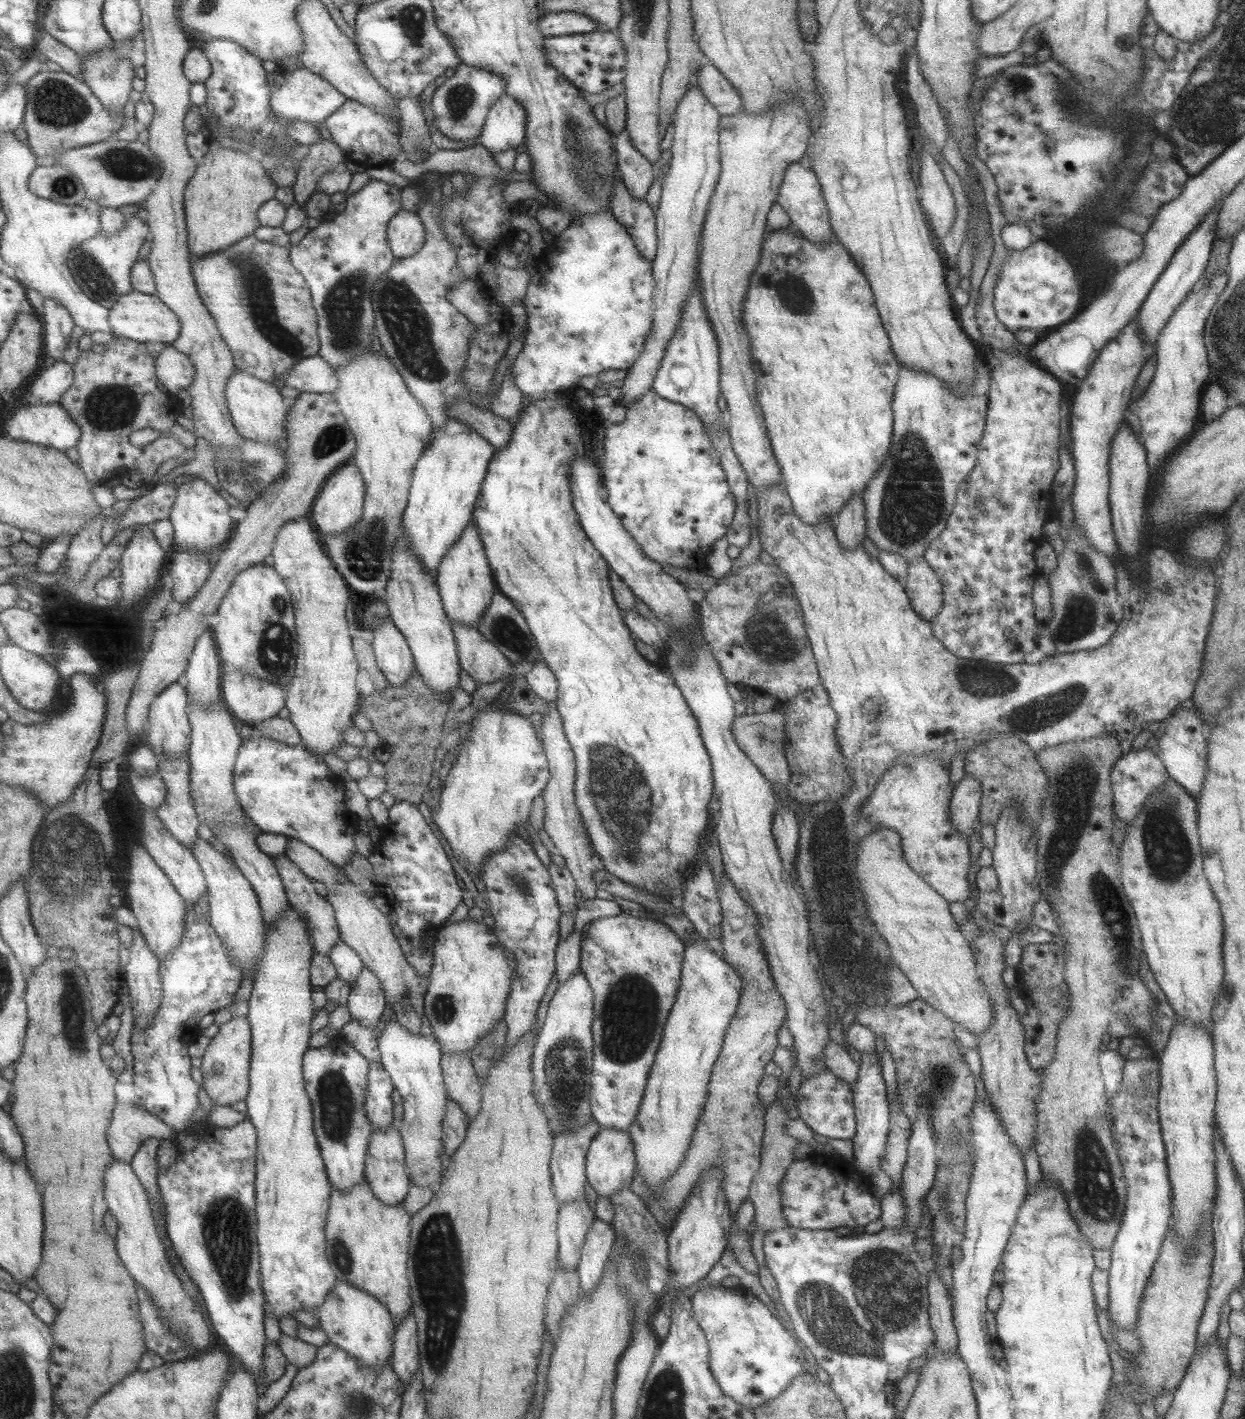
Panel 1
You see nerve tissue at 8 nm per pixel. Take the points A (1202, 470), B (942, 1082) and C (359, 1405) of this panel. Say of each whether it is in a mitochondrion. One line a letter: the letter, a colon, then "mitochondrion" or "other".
A: other
B: mitochondrion
C: mitochondrion

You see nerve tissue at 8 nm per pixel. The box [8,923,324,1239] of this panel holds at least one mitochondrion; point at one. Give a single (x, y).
(72, 1009)

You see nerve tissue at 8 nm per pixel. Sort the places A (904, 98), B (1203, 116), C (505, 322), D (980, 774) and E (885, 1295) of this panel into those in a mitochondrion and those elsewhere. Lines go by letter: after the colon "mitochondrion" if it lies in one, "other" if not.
A: other
B: mitochondrion
C: other
D: other
E: mitochondrion

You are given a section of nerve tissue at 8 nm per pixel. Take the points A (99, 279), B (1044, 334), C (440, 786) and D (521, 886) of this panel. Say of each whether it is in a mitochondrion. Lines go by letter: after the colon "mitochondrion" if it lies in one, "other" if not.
A: mitochondrion
B: other
C: other
D: mitochondrion

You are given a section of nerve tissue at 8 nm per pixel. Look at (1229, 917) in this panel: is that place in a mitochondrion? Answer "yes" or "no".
no

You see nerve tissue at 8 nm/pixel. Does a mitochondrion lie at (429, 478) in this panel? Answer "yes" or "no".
no

